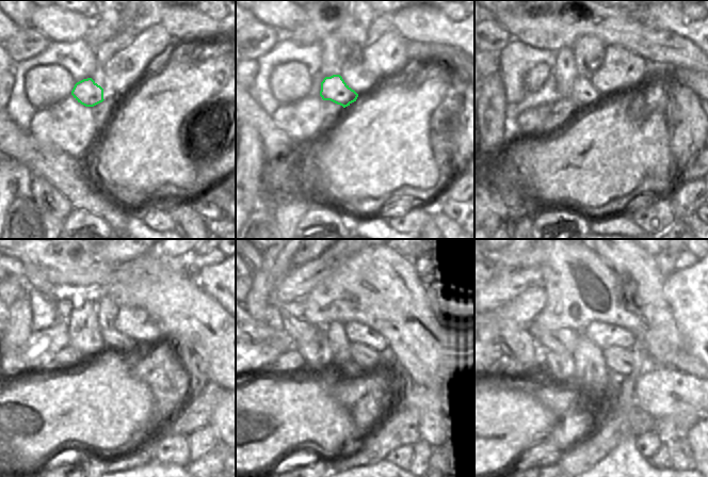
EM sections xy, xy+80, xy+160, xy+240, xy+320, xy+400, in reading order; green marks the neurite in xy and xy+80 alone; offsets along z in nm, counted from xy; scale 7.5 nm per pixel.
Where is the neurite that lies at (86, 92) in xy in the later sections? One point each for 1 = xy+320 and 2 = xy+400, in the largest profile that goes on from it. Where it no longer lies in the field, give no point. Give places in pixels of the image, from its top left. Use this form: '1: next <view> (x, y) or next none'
1: next xy+320 (385, 363)
2: next xy+400 (622, 362)

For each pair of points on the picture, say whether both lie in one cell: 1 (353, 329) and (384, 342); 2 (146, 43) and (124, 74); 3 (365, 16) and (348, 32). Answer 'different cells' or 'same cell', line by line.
1: same cell
2: same cell
3: same cell

